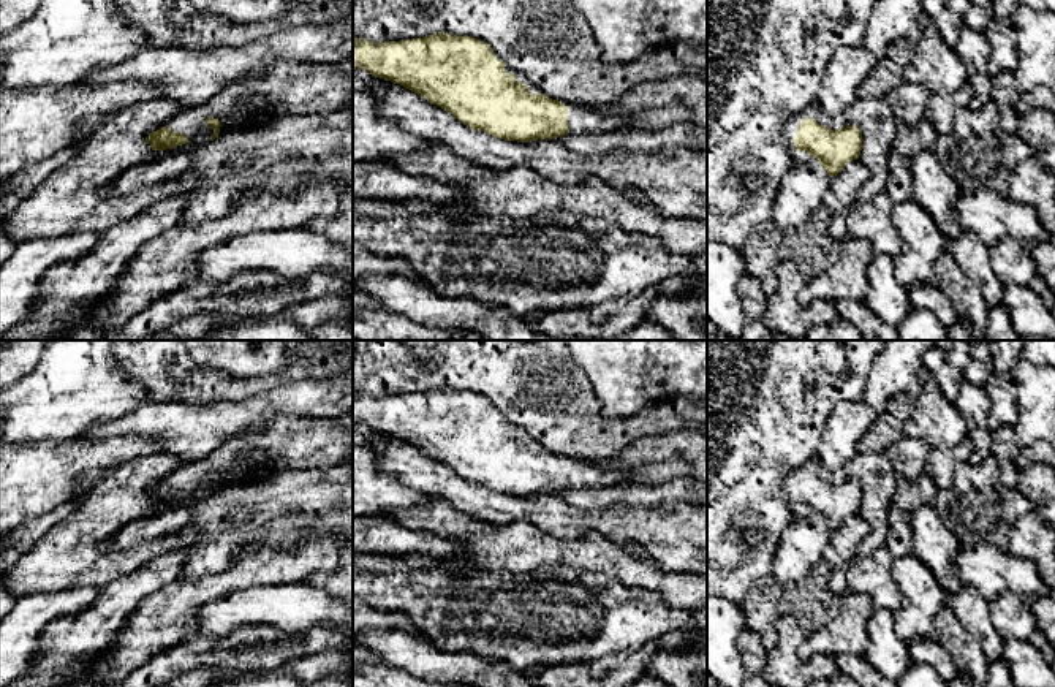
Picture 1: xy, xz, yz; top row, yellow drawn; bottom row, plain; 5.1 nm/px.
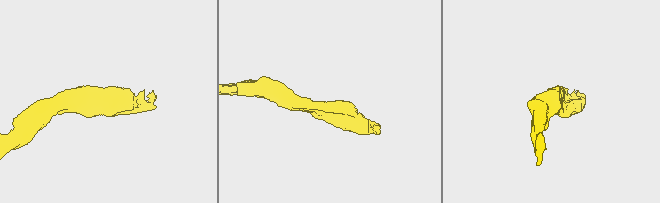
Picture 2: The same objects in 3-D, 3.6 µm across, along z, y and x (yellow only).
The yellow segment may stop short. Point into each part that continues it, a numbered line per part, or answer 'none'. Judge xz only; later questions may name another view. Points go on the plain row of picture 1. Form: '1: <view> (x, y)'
1: xz (532, 444)

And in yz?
1: yz (790, 483)

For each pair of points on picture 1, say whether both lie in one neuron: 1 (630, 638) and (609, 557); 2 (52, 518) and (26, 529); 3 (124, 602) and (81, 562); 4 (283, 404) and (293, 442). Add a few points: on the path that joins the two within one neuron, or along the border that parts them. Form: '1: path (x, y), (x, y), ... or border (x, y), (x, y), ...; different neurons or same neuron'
1: border (578, 569), (608, 573), (628, 586), (649, 589); different neurons
2: path (46, 521), (32, 529); same neuron
3: border (139, 567), (102, 588); different neurons
4: border (271, 413), (323, 418); different neurons

